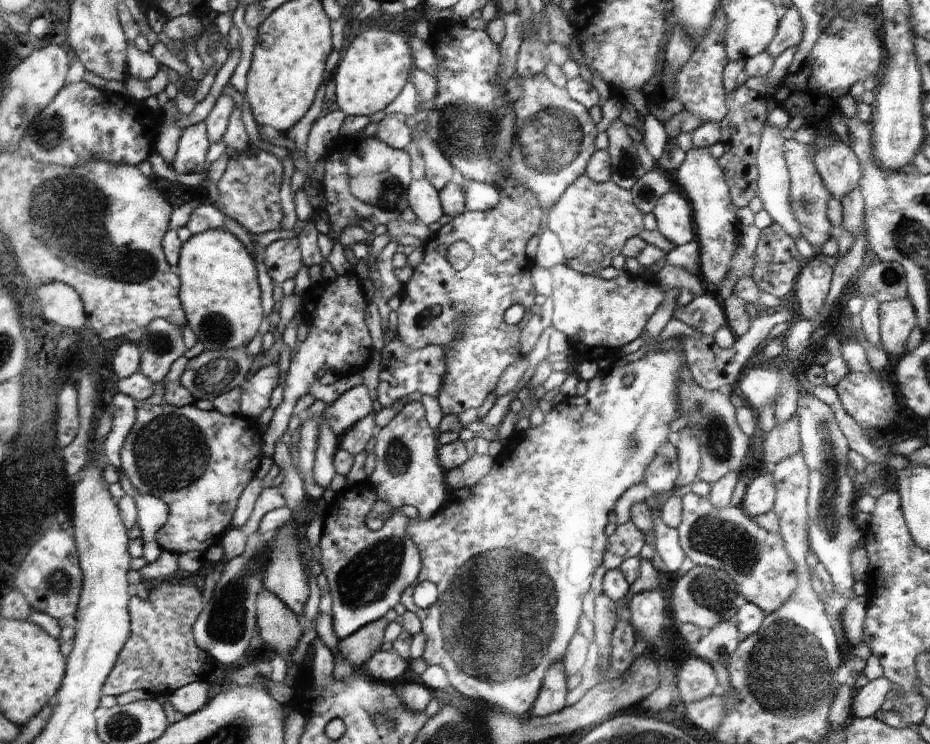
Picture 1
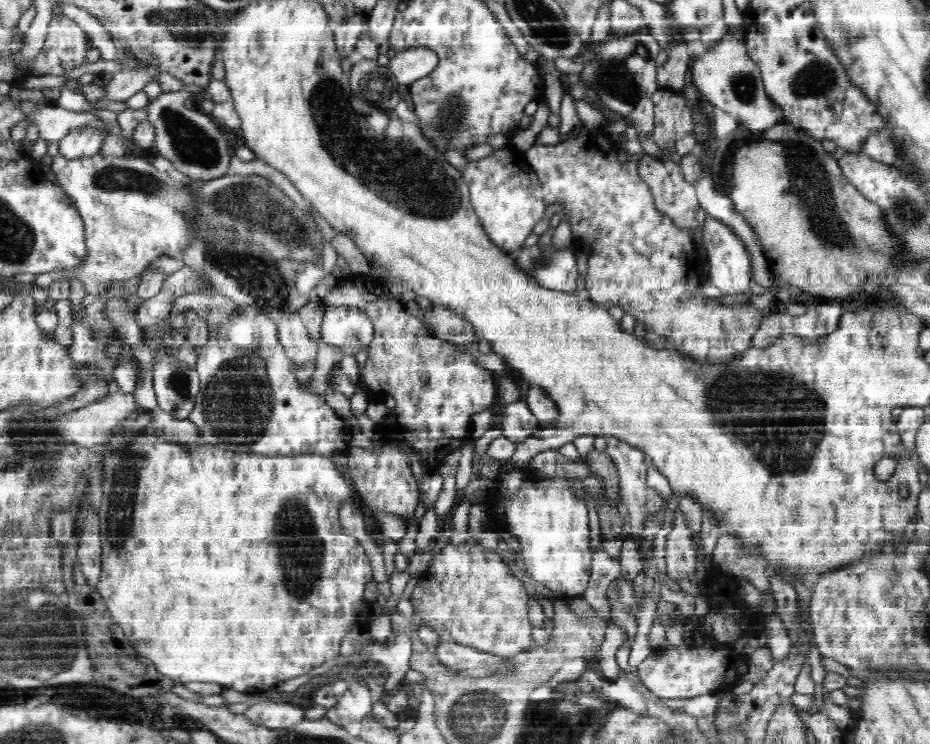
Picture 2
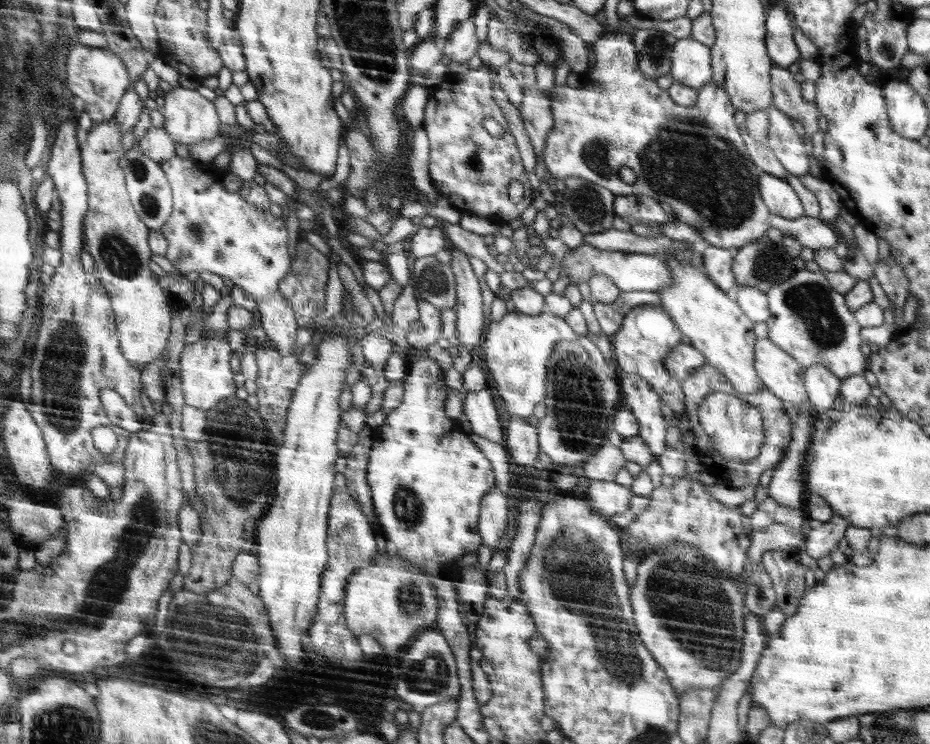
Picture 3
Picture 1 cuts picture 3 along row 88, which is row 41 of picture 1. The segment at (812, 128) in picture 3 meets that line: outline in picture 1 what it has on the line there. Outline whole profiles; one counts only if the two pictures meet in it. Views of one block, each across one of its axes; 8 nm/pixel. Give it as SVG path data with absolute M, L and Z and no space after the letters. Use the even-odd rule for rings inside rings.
M794 7L783 9L778 34L767 48L767 52L776 59L786 49L799 46L802 38L803 25L798 10Z

